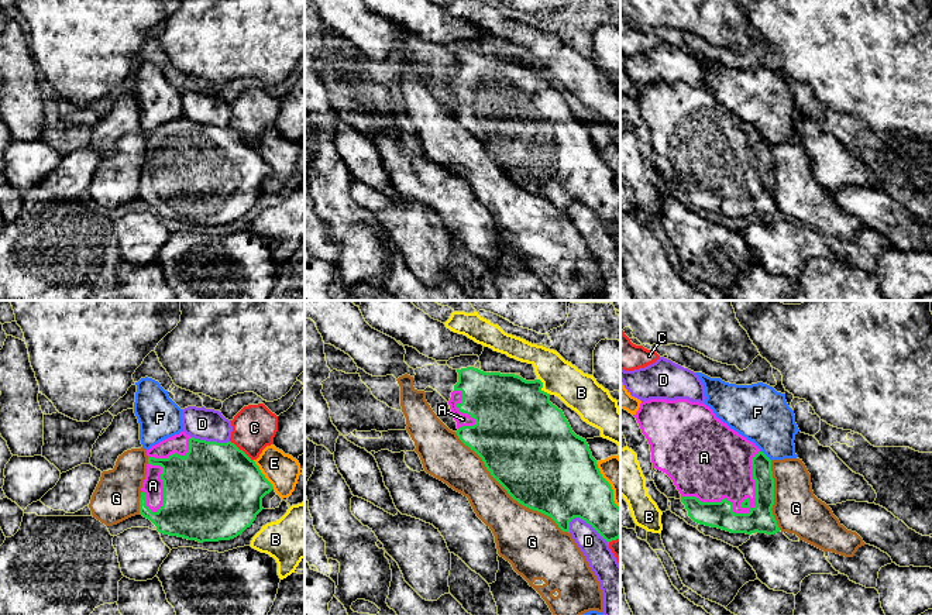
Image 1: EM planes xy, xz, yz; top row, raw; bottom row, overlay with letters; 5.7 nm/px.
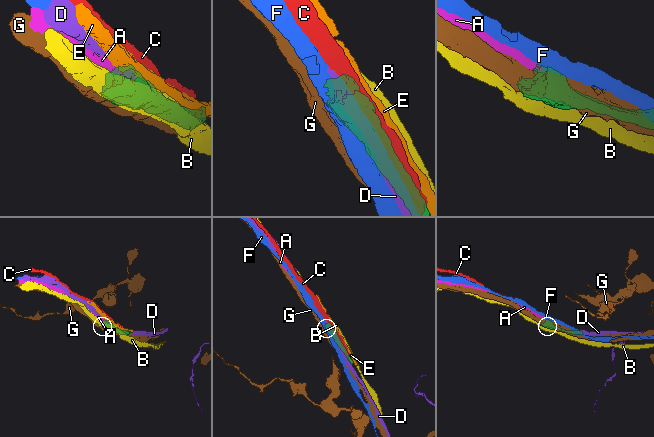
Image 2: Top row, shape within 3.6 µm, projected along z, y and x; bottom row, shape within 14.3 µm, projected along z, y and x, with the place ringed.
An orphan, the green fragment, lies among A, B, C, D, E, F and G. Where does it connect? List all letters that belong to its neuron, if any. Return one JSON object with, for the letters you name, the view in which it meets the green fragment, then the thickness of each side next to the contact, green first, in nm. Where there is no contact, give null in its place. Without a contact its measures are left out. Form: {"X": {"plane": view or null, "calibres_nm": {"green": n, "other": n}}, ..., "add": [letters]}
{"A": {"plane": "yz", "calibres_nm": {"green": 150, "other": 280}}, "add": ["A"]}

